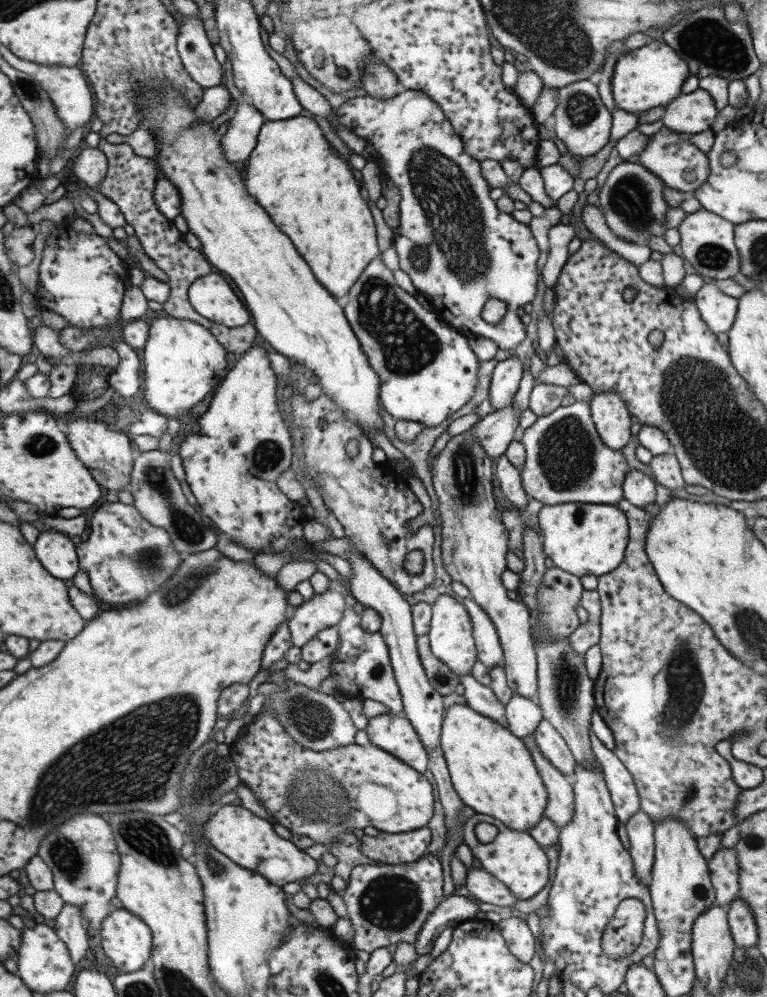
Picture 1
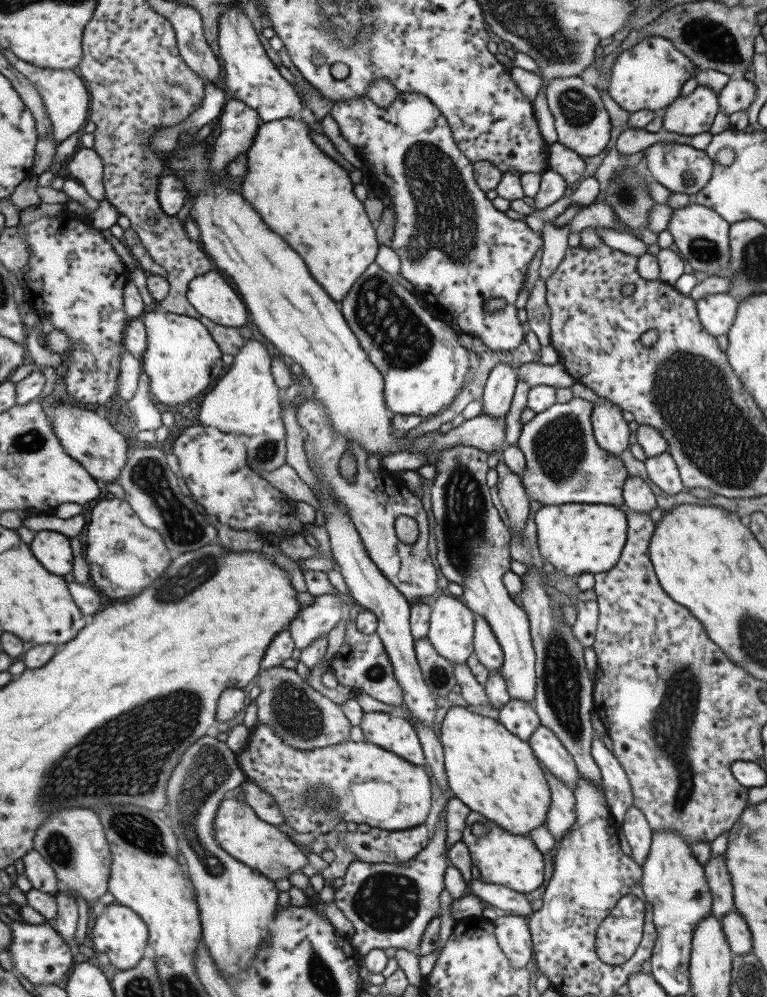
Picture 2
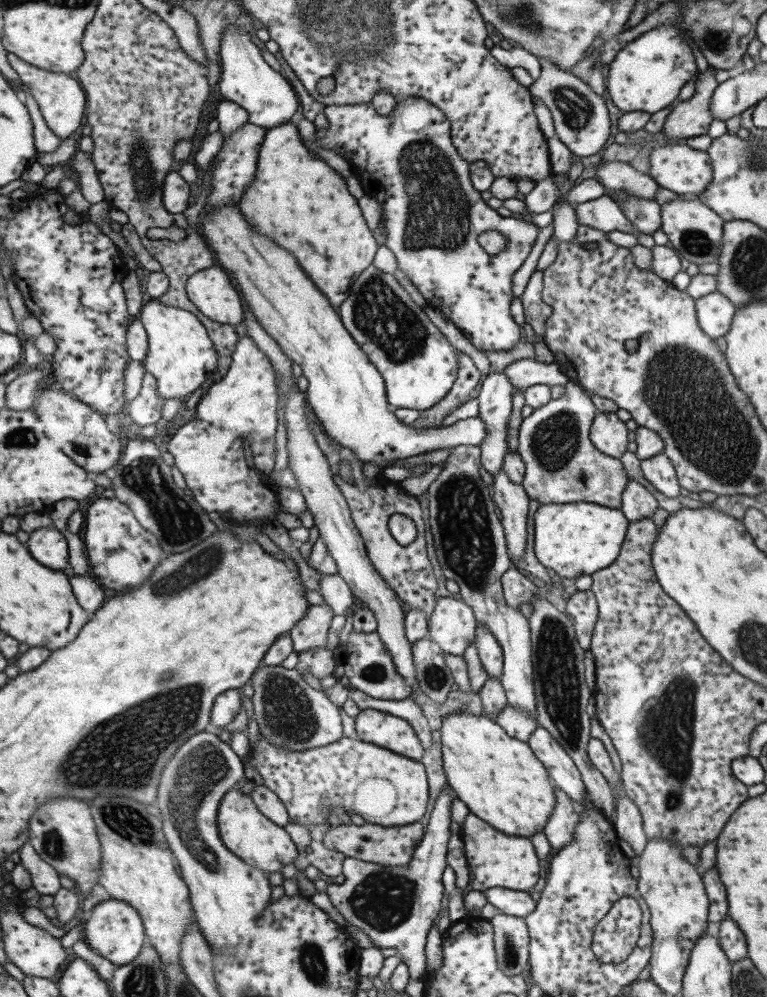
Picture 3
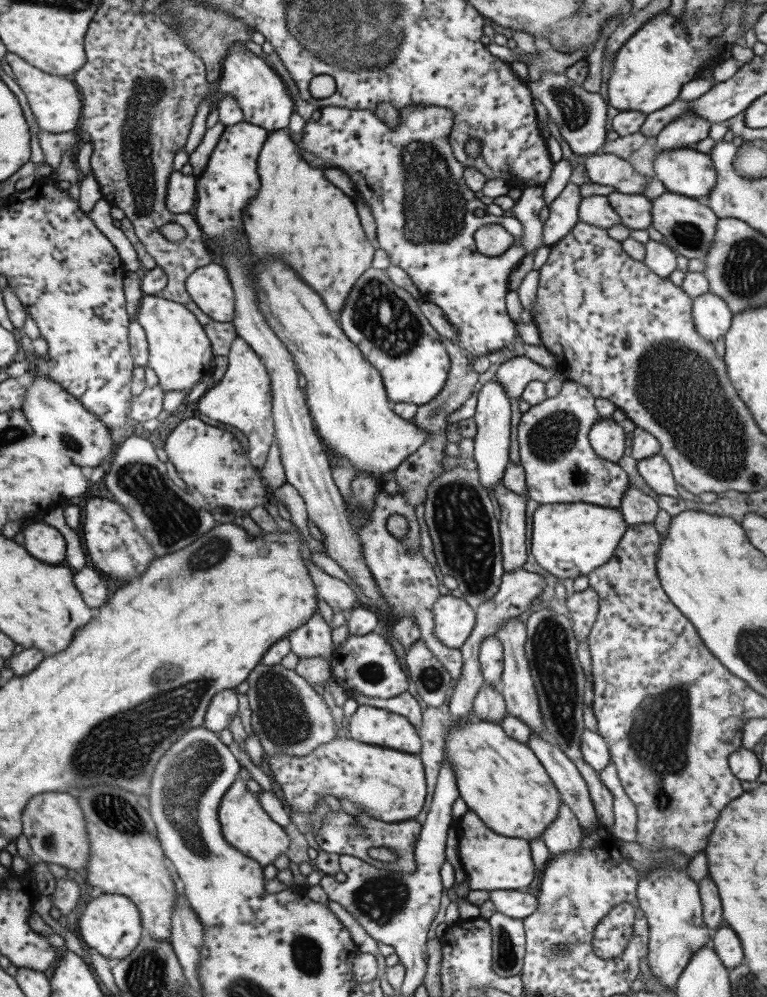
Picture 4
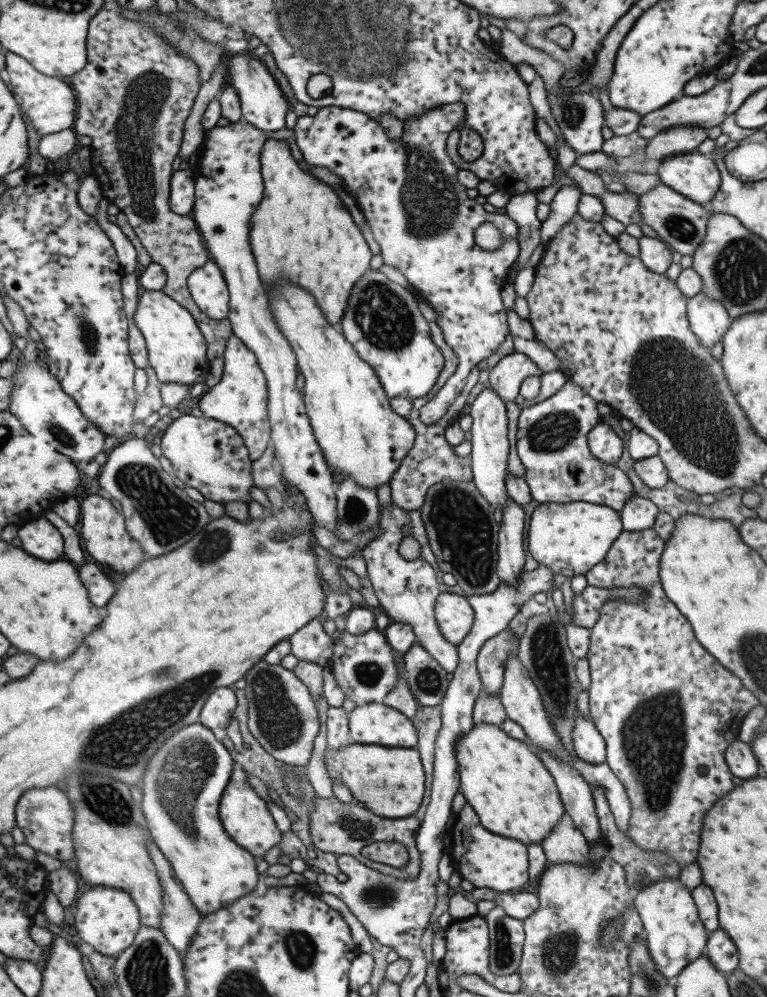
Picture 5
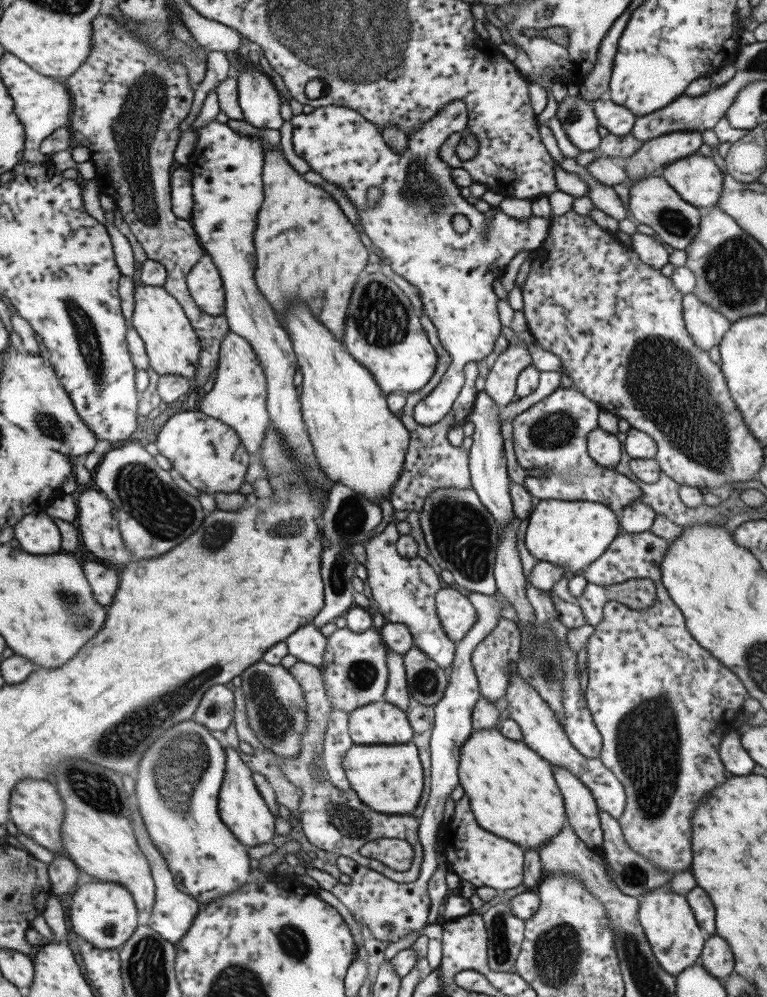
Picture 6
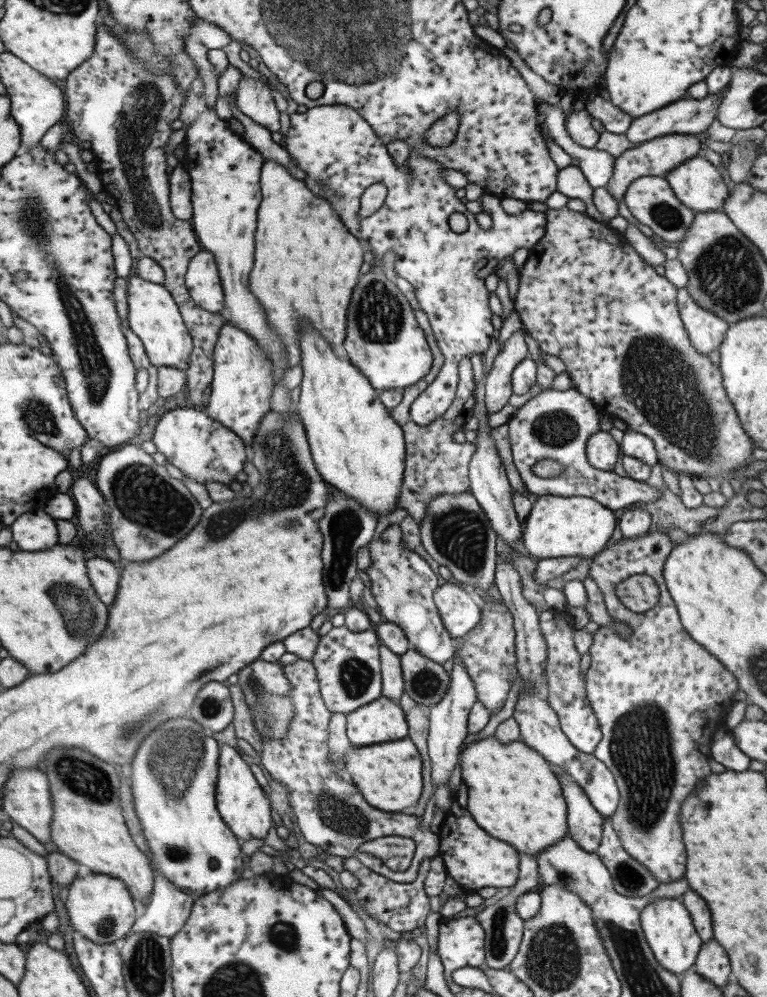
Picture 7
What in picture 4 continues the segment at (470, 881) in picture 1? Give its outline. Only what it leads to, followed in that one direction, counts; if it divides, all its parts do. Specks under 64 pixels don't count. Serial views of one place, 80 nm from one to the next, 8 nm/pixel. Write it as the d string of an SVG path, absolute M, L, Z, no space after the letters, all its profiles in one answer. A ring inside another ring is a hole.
M493 890L488 891L488 893L488 900L491 901L496 912L507 916L509 919L525 919L537 907L535 895L524 890Z

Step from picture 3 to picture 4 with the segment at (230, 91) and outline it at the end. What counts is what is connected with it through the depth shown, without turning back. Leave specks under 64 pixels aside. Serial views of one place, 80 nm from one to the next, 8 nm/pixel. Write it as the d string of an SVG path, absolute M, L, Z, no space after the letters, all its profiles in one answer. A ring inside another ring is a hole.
M236 41L223 52L222 68L217 89L232 96L239 105L244 120L271 132L287 127L289 115L295 109L291 97L279 76L264 61Z

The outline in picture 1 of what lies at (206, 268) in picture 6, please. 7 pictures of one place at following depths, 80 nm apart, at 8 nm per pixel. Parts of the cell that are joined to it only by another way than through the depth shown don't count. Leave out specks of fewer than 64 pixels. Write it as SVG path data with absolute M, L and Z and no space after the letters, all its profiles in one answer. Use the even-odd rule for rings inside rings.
M217 272L193 280L186 295L194 311L211 322L227 328L251 322L242 299L233 293L227 278Z

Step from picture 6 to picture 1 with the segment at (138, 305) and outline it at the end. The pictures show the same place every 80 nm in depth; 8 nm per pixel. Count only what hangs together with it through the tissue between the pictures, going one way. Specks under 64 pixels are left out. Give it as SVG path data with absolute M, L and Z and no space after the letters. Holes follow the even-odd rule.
M150 315L147 320L148 337L141 352L145 375L141 392L151 410L166 418L180 418L223 380L226 350L196 322L159 315Z

